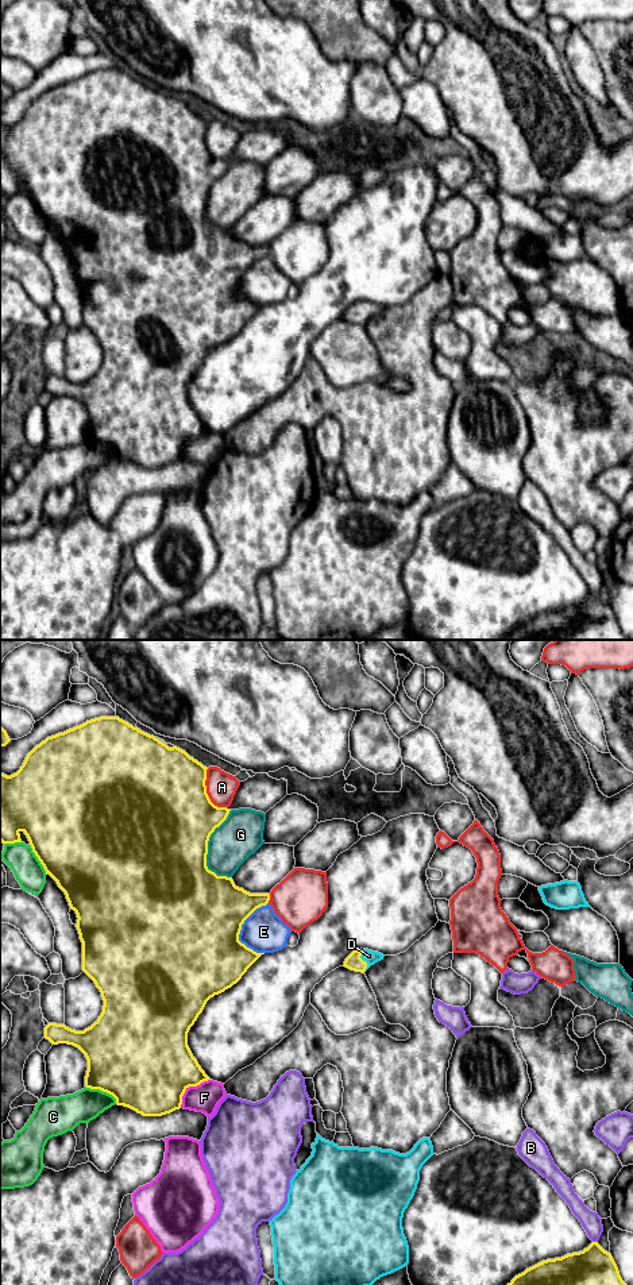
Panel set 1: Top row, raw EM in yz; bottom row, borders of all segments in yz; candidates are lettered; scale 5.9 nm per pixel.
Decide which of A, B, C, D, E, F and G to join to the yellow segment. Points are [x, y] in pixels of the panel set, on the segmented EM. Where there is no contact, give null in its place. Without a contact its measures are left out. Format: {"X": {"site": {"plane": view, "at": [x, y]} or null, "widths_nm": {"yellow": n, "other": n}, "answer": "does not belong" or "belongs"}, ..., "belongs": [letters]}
{"A": {"site": {"plane": "yz", "at": [205, 793]}, "widths_nm": {"yellow": 500, "other": 180}, "answer": "does not belong"}, "B": {"site": {"plane": "yz", "at": [595, 1242]}, "widths_nm": {"yellow": 220, "other": 120}, "answer": "does not belong"}, "C": {"site": {"plane": "yz", "at": [103, 1091]}, "widths_nm": {"yellow": 480, "other": 190}, "answer": "does not belong"}, "D": {"site": {"plane": "yz", "at": [362, 960]}, "widths_nm": {"yellow": 90, "other": 80}, "answer": "belongs"}, "E": {"site": {"plane": "yz", "at": [240, 927]}, "widths_nm": {"yellow": 500, "other": 260}, "answer": "does not belong"}, "F": {"site": {"plane": "yz", "at": [189, 1085]}, "widths_nm": {"yellow": 480, "other": 170}, "answer": "does not belong"}, "G": {"site": {"plane": "yz", "at": [207, 849]}, "widths_nm": {"yellow": 500, "other": 260}, "answer": "does not belong"}, "belongs": ["D"]}

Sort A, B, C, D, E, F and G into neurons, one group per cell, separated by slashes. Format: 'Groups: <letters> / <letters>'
Groups: A / B / C / D / E / F / G

